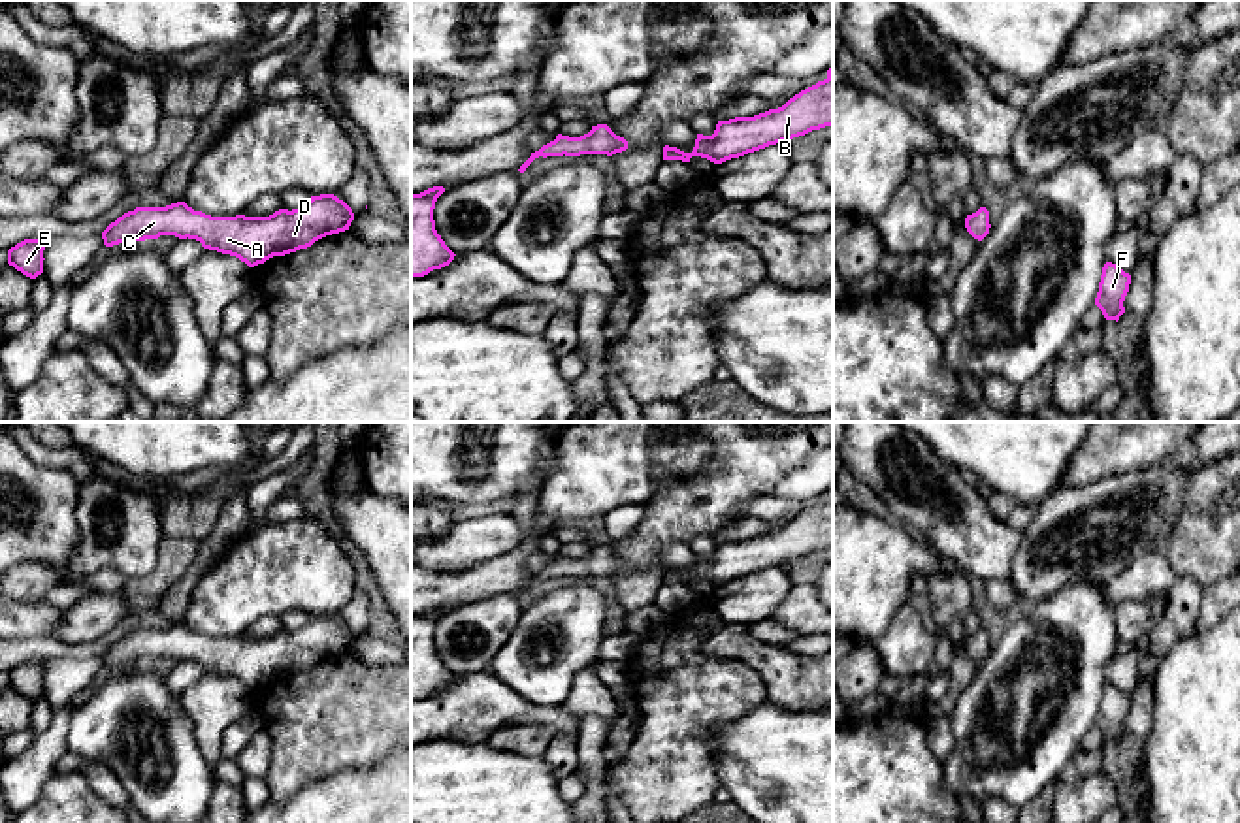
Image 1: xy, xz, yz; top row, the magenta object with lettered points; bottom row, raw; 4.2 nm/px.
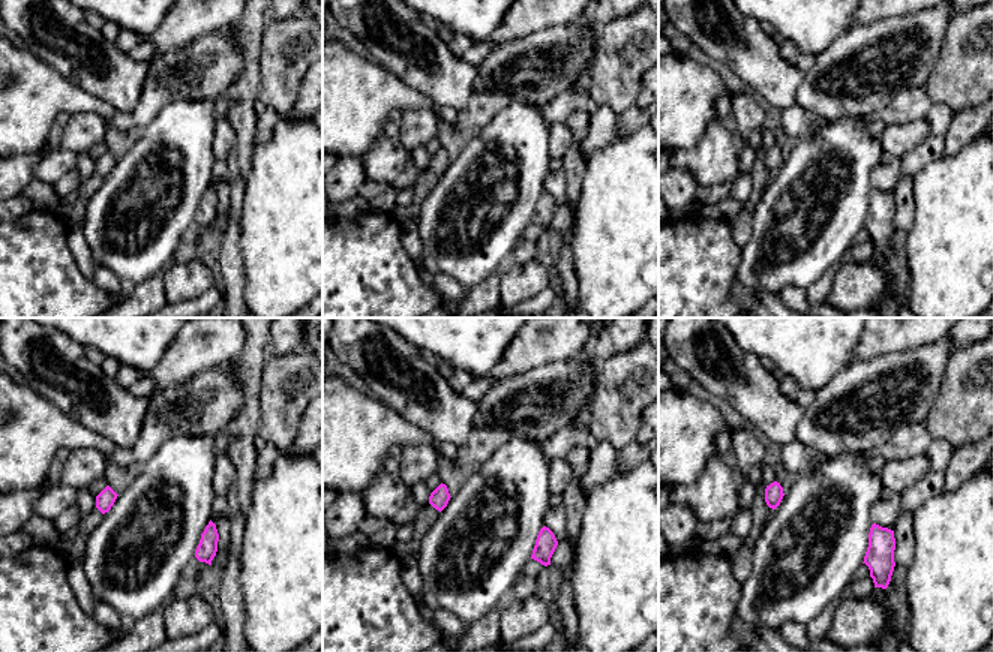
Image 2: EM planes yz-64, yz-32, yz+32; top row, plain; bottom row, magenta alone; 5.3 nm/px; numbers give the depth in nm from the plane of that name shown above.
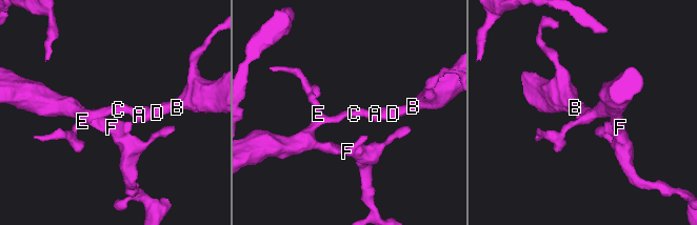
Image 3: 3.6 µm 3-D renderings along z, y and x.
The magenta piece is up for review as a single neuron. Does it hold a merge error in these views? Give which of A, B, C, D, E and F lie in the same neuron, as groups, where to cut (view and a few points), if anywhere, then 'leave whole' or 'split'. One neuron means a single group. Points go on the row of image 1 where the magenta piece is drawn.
A B C D E F | no cut | leave whole

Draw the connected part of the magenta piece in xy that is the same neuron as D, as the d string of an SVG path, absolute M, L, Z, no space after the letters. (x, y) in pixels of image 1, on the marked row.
M334 194L311 196L302 207L279 209L269 217L211 217L177 202L166 207L136 207L111 222L102 239L106 247L113 247L160 235L188 237L254 267L345 232L352 220L352 209Z

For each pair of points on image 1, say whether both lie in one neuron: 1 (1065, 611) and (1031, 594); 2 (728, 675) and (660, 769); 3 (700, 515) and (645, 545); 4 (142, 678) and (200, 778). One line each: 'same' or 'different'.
1: different
2: same
3: same
4: same

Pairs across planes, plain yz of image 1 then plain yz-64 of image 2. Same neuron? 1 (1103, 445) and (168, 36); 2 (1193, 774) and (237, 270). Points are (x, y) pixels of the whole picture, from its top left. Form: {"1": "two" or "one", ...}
{"1": "one", "2": "two"}

